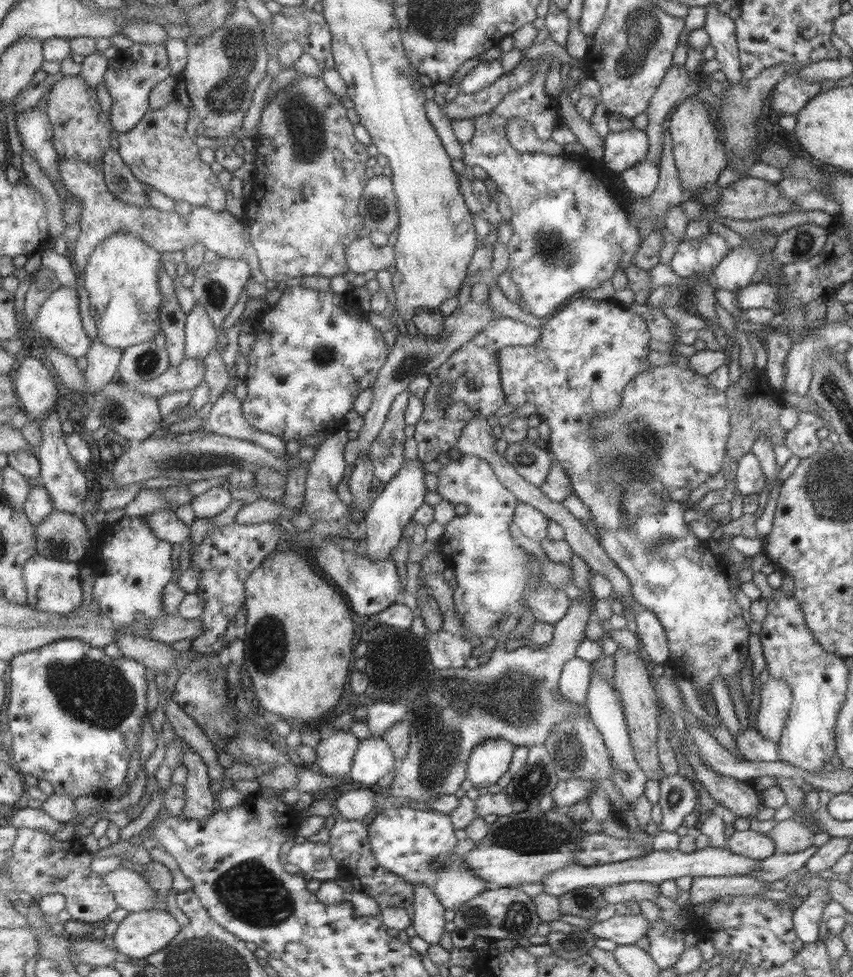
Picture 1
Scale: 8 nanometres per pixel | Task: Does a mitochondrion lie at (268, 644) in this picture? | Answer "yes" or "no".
yes

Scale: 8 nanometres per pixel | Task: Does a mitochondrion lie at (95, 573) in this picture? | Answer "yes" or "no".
no

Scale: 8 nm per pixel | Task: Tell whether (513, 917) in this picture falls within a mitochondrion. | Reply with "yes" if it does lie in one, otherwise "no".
yes

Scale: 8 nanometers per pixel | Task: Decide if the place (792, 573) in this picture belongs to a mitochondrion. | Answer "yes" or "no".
no

